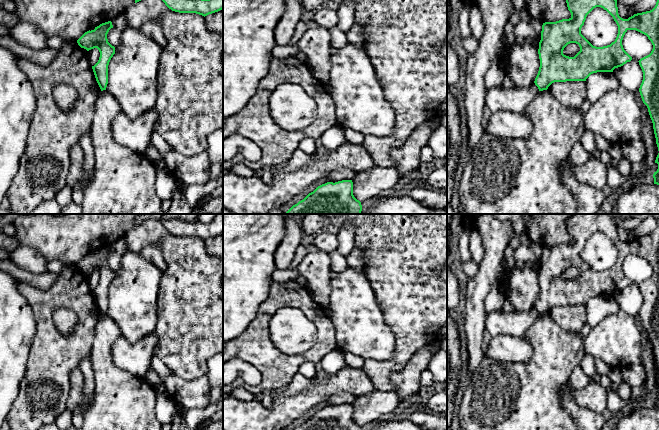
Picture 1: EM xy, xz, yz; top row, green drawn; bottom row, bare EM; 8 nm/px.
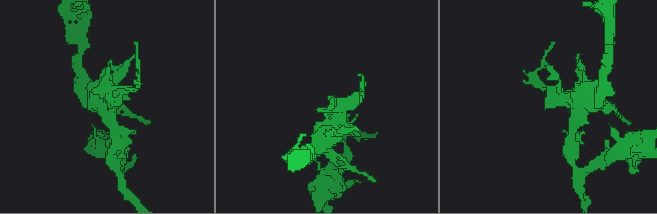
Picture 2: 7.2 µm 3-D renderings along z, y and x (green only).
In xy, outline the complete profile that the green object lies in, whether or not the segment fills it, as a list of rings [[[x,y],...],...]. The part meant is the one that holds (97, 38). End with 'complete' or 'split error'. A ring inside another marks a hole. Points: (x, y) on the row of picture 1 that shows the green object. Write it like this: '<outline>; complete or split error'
[[[108,21],[95,27],[94,30],[85,32],[77,43],[87,51],[97,48],[100,52],[98,62],[92,66],[96,81],[101,91],[106,90],[108,84],[108,65],[115,54],[115,47],[107,39],[109,30],[113,28],[112,22]]]; complete

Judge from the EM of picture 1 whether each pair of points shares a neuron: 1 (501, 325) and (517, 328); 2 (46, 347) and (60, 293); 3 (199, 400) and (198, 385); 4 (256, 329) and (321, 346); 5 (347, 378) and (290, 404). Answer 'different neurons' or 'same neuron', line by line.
1: same neuron
2: same neuron
3: same neuron
4: same neuron
5: same neuron

